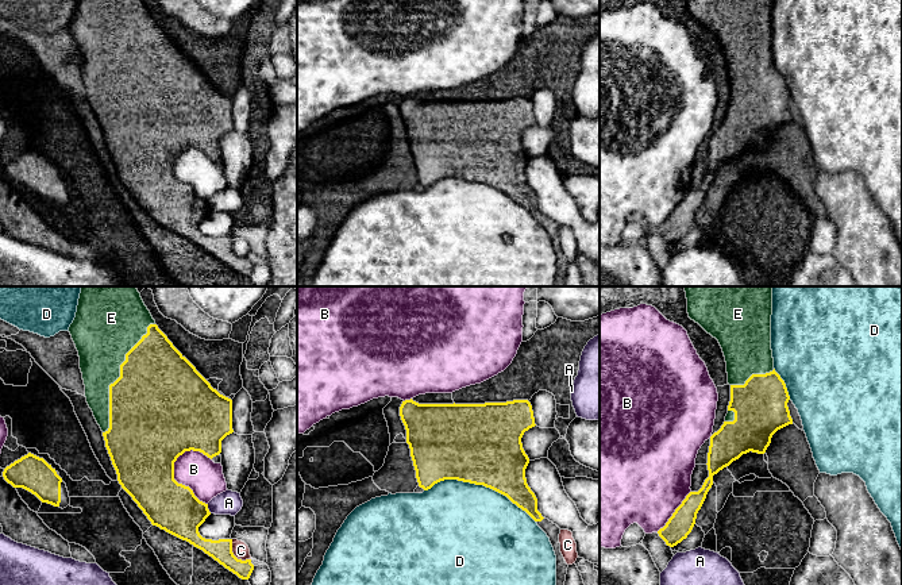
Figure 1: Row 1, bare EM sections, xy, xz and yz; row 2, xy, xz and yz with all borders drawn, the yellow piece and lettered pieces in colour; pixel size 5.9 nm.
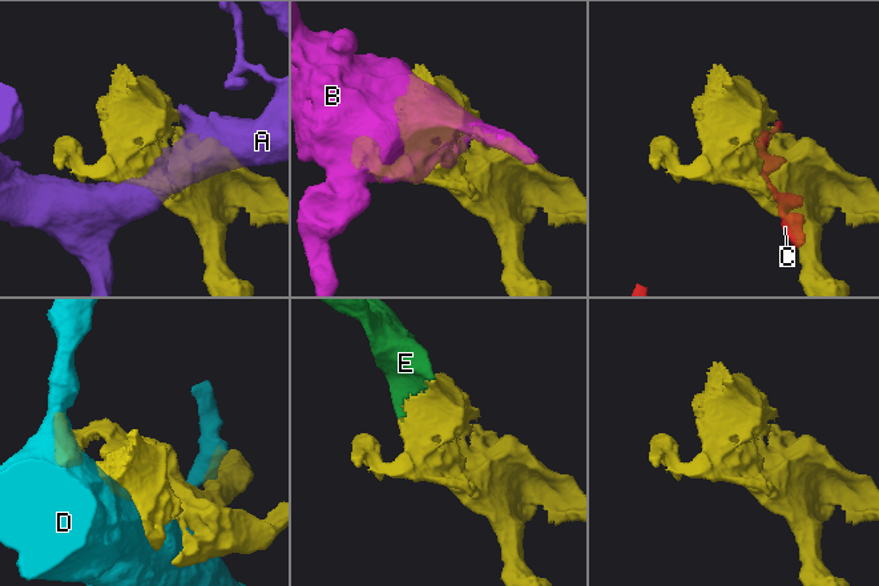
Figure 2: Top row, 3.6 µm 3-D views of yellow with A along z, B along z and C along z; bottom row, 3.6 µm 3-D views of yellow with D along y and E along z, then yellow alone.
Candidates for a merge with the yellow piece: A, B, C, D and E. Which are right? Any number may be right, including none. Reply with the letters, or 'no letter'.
E

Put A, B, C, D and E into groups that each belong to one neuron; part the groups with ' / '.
A / B / C / D / E

